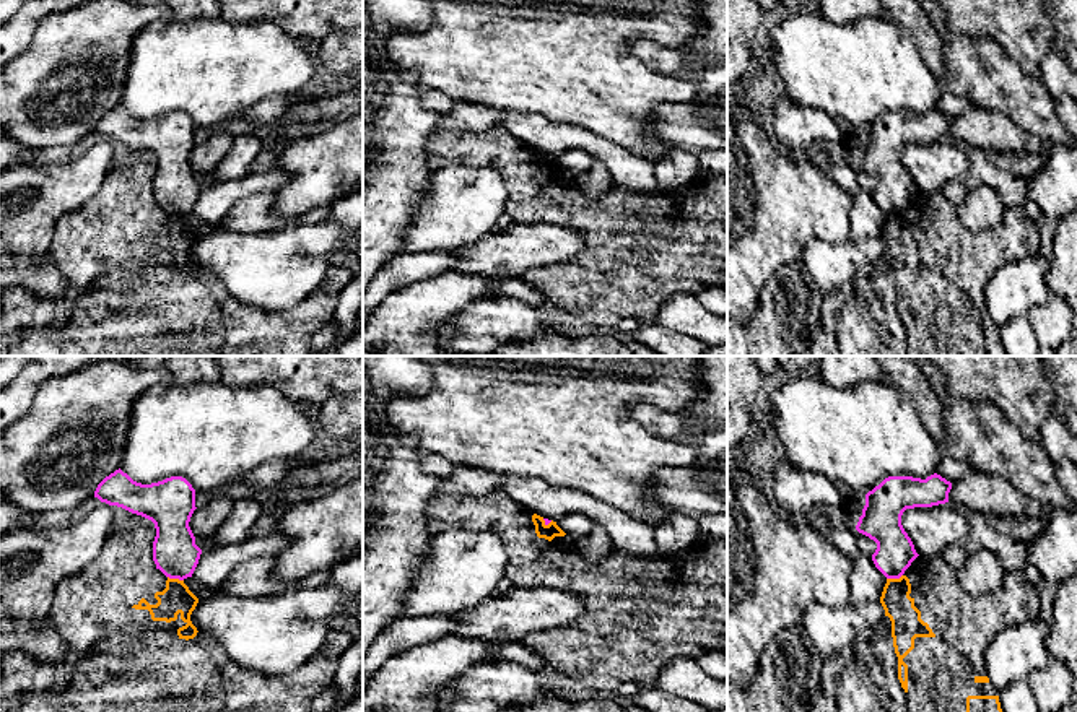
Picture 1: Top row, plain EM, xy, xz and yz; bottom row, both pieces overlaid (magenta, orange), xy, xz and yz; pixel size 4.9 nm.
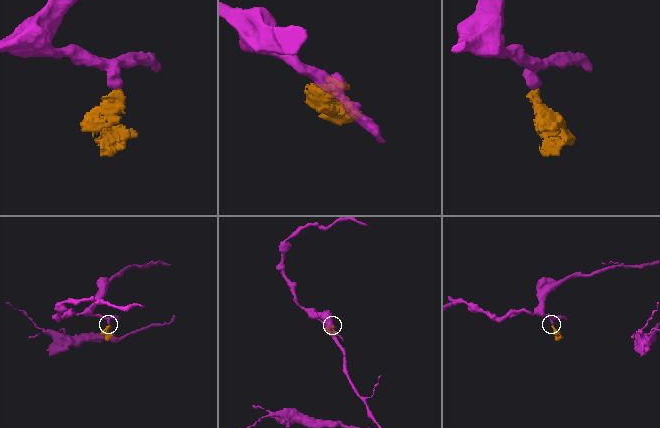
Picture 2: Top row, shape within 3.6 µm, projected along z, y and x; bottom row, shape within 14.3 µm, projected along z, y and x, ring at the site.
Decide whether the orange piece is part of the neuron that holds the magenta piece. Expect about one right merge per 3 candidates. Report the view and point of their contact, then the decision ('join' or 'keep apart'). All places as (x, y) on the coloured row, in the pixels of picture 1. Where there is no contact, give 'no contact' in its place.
xy (176, 577) | keep apart

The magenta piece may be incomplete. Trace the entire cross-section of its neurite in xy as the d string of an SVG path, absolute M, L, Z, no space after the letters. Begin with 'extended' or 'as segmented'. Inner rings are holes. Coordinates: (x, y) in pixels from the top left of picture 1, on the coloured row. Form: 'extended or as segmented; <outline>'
as segmented; M120 468L106 476L94 497L122 507L155 523L153 561L169 579L192 577L202 549L189 527L195 507L195 489L182 476L142 484Z

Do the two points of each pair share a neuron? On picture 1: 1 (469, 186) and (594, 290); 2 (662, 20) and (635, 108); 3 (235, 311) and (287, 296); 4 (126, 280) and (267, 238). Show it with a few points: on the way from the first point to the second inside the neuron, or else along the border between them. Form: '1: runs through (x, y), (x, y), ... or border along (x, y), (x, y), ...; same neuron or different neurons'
1: border along (500, 176), (508, 189), (503, 221); different neurons
2: runs through (635, 25), (622, 38), (622, 80); same neuron
3: border along (222, 285), (241, 301), (280, 311); different neurons
4: border along (199, 236), (191, 251), (191, 259), (197, 267); different neurons

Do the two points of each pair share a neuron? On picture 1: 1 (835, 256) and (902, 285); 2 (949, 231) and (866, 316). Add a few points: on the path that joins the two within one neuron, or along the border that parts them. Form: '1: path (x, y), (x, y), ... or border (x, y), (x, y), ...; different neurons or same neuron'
1: border (858, 272), (850, 282), (825, 295); different neurons
2: path (928, 252), (887, 295); same neuron

